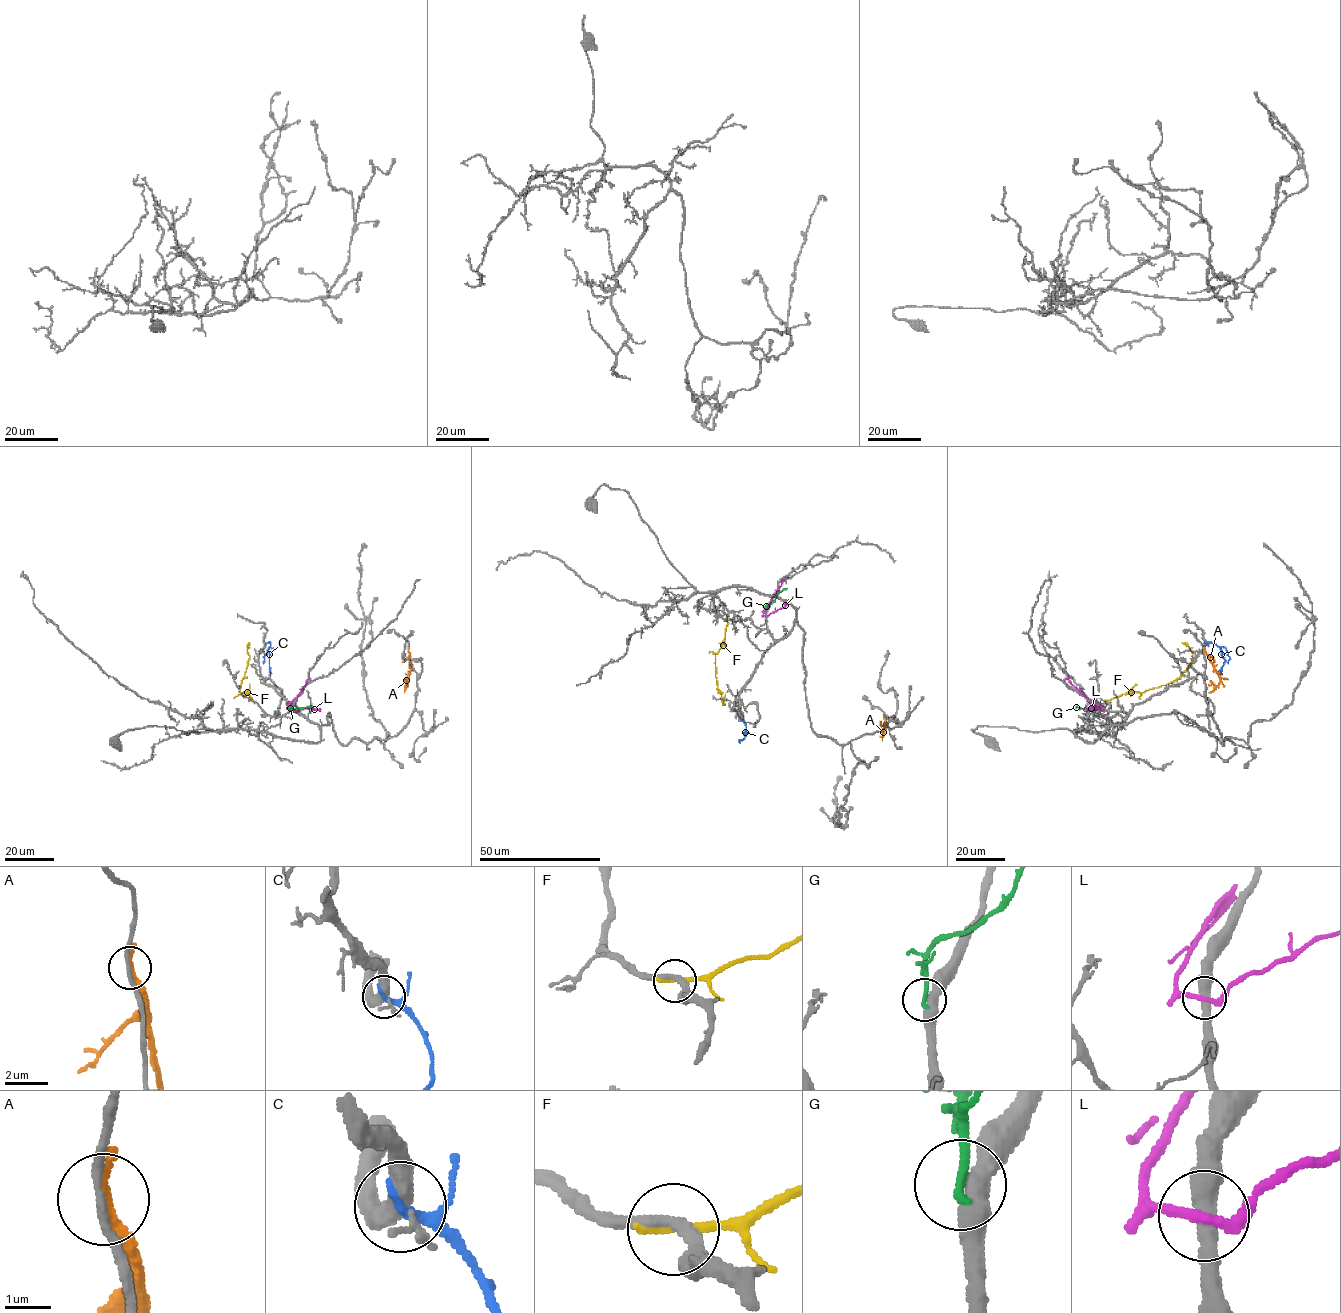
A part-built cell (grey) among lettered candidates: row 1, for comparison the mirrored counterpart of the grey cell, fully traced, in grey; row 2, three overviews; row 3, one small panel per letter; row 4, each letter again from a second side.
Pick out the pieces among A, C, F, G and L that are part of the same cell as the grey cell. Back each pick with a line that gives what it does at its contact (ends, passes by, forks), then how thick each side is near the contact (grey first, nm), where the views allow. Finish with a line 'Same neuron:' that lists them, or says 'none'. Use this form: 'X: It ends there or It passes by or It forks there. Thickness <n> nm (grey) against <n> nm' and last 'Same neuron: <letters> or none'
G: It ends there. Thickness 440 nm (grey) against 240 nm
Same neuron: G

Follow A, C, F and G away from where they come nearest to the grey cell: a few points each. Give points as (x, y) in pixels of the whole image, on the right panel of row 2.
A: (1204, 650), (1220, 678), (1209, 693)
C: (1207, 644), (1215, 643), (1221, 650), (1225, 659), (1221, 674)
F: (1106, 700), (1174, 682), (1189, 667), (1193, 657), (1191, 649), (1181, 643)
G: (1099, 709), (1075, 707)

